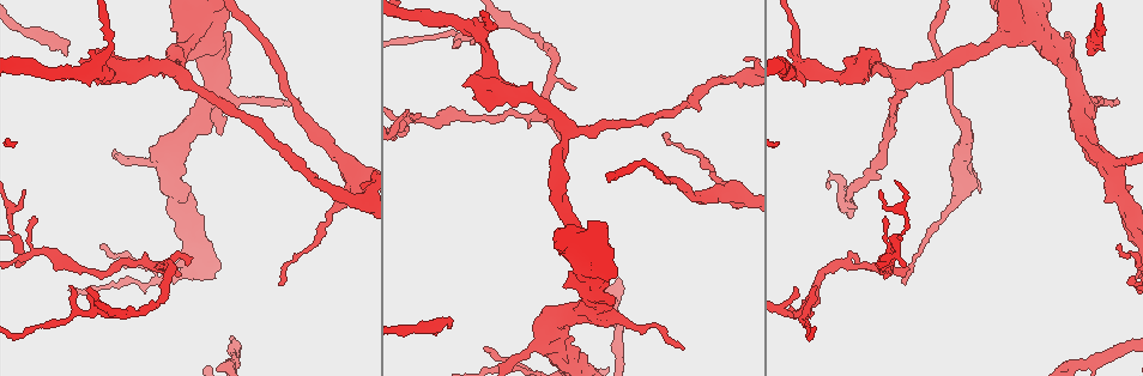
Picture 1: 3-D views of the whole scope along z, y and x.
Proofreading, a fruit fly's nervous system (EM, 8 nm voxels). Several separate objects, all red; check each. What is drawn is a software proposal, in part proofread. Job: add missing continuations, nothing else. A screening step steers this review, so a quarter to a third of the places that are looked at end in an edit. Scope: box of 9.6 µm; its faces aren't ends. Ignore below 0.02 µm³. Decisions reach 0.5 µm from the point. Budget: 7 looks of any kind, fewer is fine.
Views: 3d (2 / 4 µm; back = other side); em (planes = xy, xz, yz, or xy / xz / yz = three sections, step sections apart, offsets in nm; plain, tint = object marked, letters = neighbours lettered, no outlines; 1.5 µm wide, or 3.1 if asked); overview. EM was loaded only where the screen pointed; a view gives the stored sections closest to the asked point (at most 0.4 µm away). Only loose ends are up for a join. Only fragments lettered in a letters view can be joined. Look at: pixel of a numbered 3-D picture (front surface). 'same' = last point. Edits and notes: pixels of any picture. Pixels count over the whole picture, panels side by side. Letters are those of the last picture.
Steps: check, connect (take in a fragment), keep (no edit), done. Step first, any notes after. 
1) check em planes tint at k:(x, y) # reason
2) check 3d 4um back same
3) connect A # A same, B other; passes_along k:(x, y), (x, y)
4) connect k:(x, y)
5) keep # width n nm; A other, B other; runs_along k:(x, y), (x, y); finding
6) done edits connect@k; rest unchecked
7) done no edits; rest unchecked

check em xy step 8 tint at 1:(1116, 102) # thin end

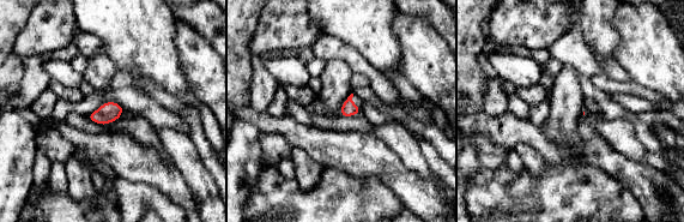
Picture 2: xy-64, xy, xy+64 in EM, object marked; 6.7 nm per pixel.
check em xz step 8 letters same

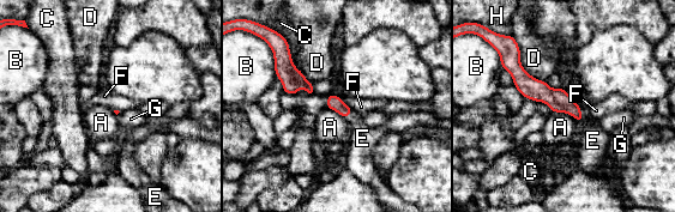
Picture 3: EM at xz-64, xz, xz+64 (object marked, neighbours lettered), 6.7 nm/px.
connect E # A other, B other, C other, D other, E same, F other, G other, H other; passes_along 3:(336, 103), (349, 114), (362, 138); the neuron continues

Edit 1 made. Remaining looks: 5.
check overview # redraw

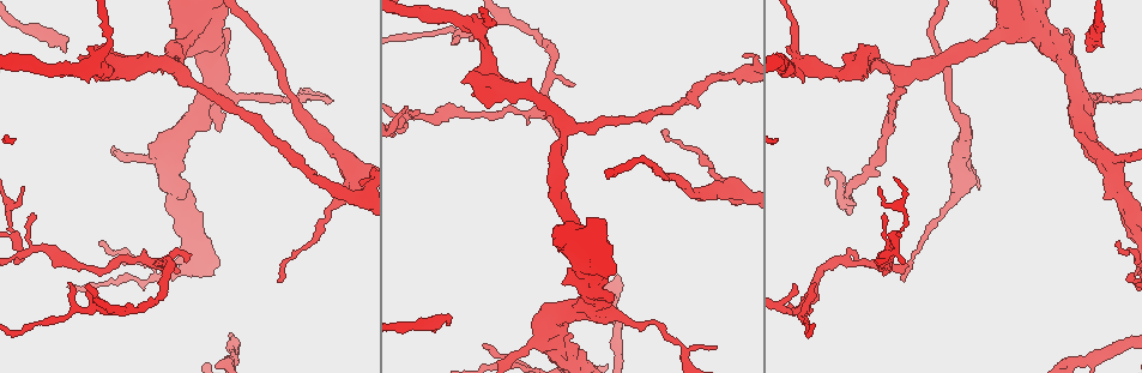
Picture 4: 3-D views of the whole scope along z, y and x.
check em xz step 4 letters at 4:(1069, 31) # thick end

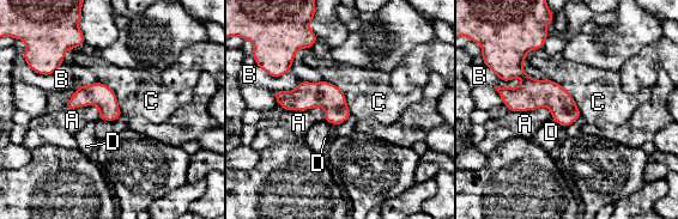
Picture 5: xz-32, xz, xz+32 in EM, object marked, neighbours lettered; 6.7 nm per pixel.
check em planes letters same

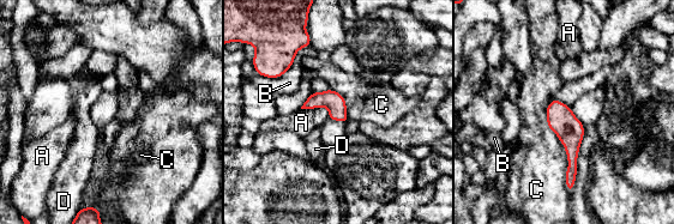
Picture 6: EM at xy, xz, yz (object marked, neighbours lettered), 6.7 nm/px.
keep # A other, B other, C other, D other; runs_along 6:(554, 103), (571, 132), (570, 186); none of them fits

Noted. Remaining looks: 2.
done edits connect@3; rest unchecked

